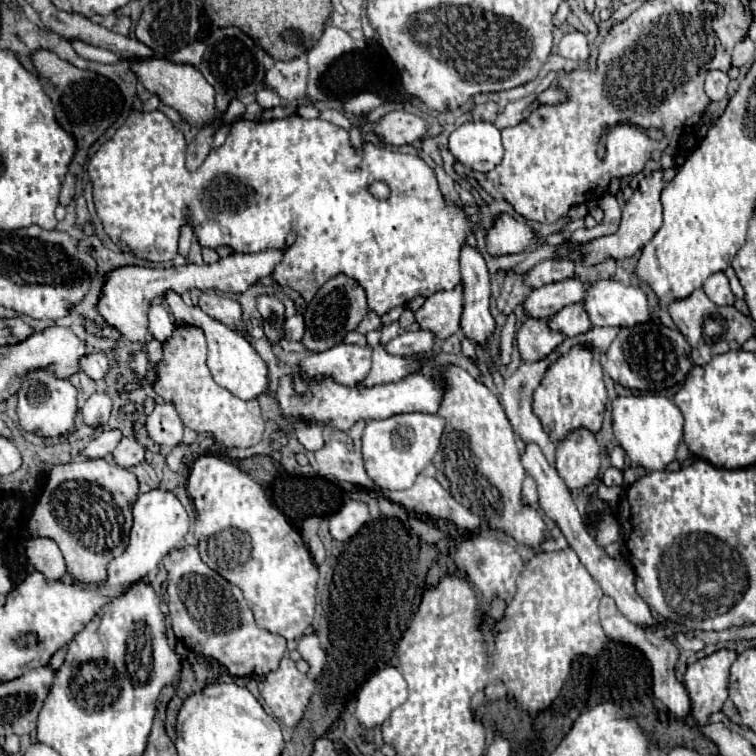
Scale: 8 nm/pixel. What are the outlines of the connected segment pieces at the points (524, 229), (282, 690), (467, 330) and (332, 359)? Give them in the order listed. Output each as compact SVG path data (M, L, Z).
M499 215L495 225L487 231L487 251L491 255L521 253L537 235L525 223L515 221L509 215Z
M285 657L279 669L263 679L261 697L283 725L295 727L309 705L313 689L315 681L299 673L295 663Z
M463 245L461 249L461 275L465 291L461 329L471 341L483 343L495 329L489 313L491 281L483 255L469 245Z
M339 343L329 351L307 355L299 367L307 371L307 379L331 375L331 379L339 379L339 383L359 383L371 369L371 349Z

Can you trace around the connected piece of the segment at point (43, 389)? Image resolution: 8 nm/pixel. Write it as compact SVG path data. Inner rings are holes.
M35 369L25 375L17 397L19 397L17 403L19 421L29 433L41 437L59 437L71 431L77 413L77 389L67 379L57 379L49 371Z

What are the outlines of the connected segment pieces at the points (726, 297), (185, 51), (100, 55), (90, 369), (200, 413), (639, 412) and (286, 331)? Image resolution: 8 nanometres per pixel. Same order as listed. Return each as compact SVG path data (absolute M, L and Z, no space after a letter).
M713 273L705 283L703 283L703 291L707 293L707 297L713 303L719 305L733 305L735 303L735 295L729 289L729 281L725 277L725 273Z
M195 41L195 43L179 49L177 53L173 53L173 57L169 57L169 59L173 63L187 63L187 65L199 67L199 63L203 59L203 53L205 53L205 45L201 41Z
M71 41L71 45L77 51L77 55L83 57L83 59L99 61L99 63L105 63L105 65L119 63L119 57L113 51L107 51L107 49L101 49L101 47L93 47L93 45L87 45L87 43L81 43L81 41Z
M89 353L81 359L81 369L95 381L101 381L107 377L107 373L113 369L113 367L119 367L119 361L111 359L107 353Z
M177 327L173 337L163 343L163 359L155 367L157 381L153 391L175 403L185 427L197 433L213 433L215 441L227 447L251 447L263 439L265 423L261 419L259 401L243 401L217 385L207 367L207 343L205 335L197 327Z
M627 395L611 401L613 433L625 453L647 471L663 471L673 459L683 437L683 415L679 407L661 395Z
M293 315L291 319L285 321L283 325L283 335L287 341L299 341L303 337L305 325L303 325L303 315Z

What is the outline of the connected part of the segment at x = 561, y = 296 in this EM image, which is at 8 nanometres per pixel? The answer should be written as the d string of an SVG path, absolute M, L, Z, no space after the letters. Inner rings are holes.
M571 277L559 283L549 283L539 289L533 289L531 295L523 301L527 313L535 319L551 317L567 305L581 303L587 297L589 283L579 277Z

